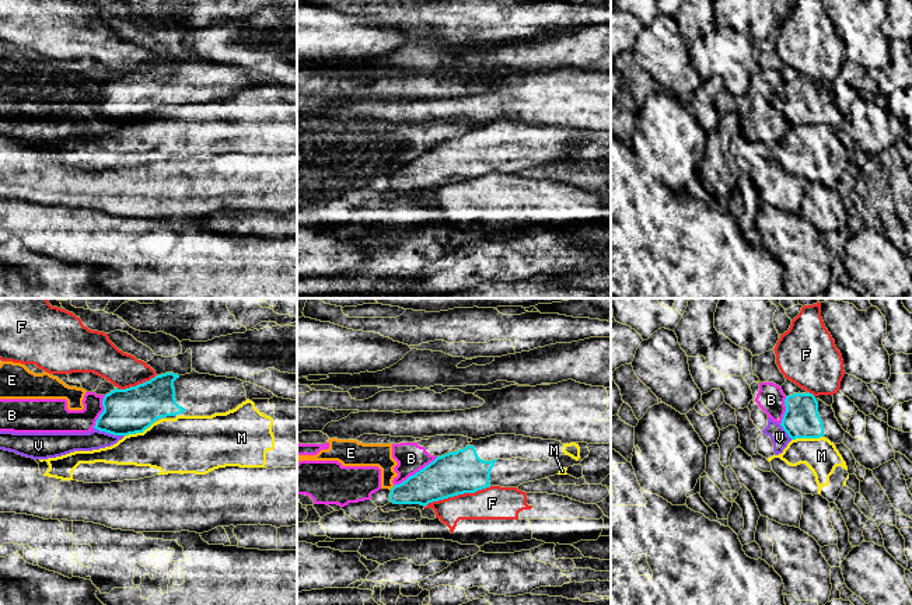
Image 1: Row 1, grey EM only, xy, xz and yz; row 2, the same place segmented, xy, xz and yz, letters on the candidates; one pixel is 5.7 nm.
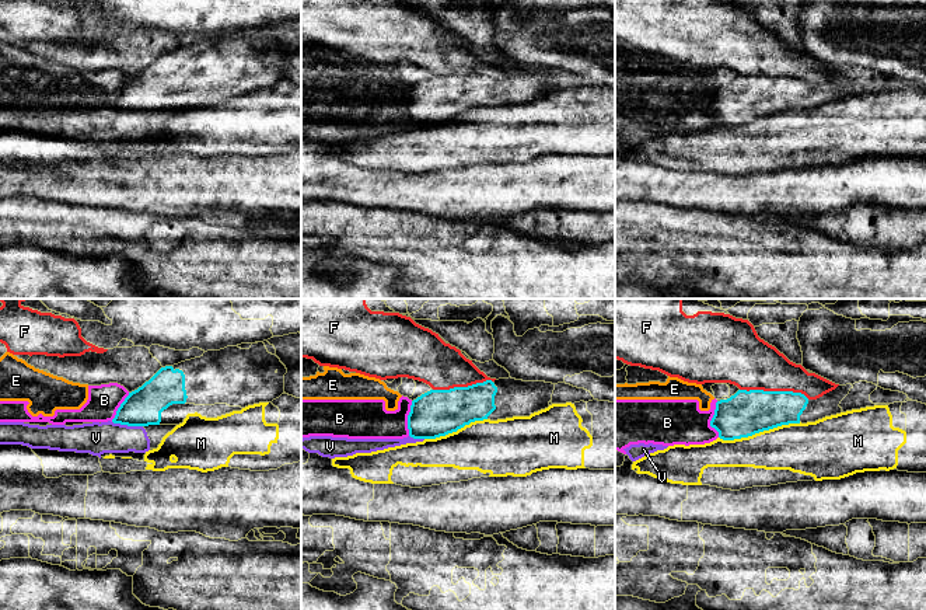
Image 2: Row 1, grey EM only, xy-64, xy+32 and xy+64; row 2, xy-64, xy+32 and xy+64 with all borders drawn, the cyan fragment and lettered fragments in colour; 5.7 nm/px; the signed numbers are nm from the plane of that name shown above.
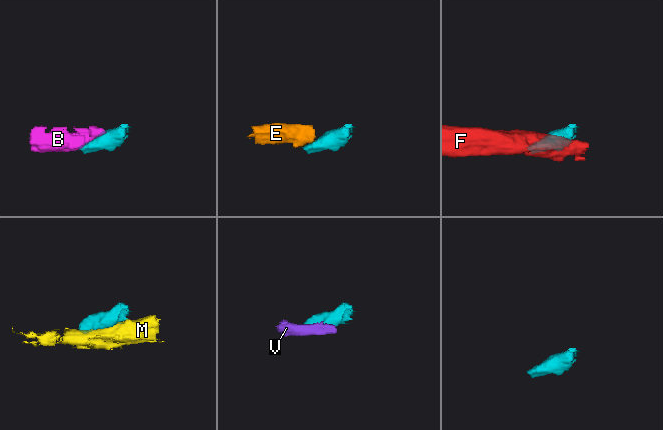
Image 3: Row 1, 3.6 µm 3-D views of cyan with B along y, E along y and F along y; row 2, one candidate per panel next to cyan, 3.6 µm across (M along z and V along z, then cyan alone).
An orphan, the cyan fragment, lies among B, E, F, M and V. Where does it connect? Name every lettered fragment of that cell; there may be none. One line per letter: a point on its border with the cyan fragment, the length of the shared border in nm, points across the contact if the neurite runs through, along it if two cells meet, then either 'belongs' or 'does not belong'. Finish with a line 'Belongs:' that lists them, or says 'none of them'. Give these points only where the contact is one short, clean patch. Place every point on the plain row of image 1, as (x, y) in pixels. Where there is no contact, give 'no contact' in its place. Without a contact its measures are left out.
B: xz (416, 158) | 300 nm | does not belong
E: xz (392, 174) | 40 nm | along xz (394, 172), (390, 175) | does not belong
F: xz (457, 181) | 400 nm | does not belong
M: yz (807, 123) | 190 nm | does not belong
V: xy (109, 119) | 180 nm | along xy (94, 114), (123, 122) | does not belong
Belongs: none of them

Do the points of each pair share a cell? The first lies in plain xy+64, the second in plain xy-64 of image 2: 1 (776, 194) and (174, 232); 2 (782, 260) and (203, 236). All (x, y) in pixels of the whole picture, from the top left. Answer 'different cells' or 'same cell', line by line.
1: different cells
2: same cell

